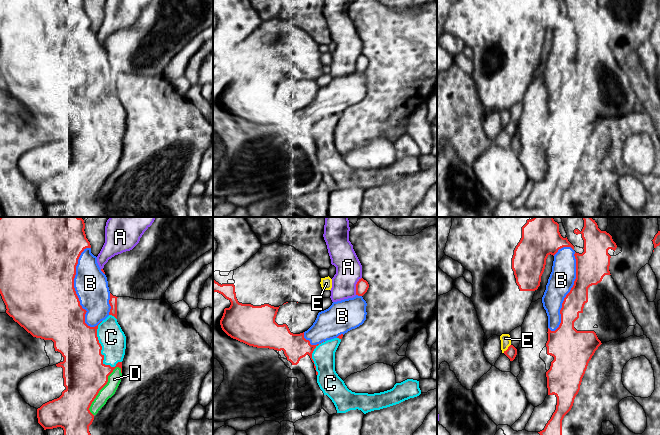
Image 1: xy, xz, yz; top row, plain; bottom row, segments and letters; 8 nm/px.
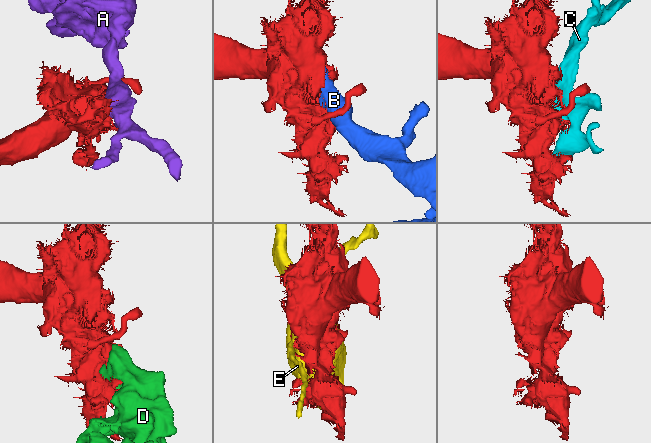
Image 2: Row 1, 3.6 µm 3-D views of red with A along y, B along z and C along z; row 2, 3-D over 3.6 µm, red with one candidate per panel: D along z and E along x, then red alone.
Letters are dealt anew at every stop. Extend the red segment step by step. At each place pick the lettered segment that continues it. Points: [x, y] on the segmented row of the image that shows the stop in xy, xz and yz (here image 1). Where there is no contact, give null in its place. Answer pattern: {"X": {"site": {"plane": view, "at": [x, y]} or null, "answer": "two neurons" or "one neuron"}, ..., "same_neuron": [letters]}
{"A": {"site": {"plane": "xz", "at": [356, 286]}, "answer": "two neurons"}, "B": {"site": {"plane": "xy", "at": [74, 288]}, "answer": "one neuron"}, "C": {"site": {"plane": "xy", "at": [101, 347]}, "answer": "two neurons"}, "D": {"site": {"plane": "xy", "at": [101, 388]}, "answer": "two neurons"}, "E": {"site": {"plane": "yz", "at": [508, 348]}, "answer": "two neurons"}, "same_neuron": ["B"]}

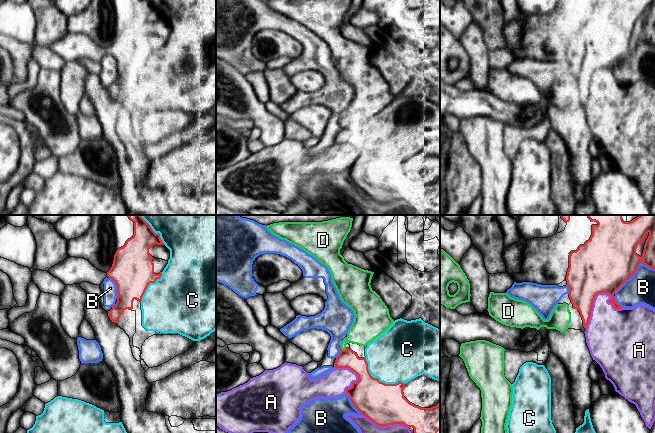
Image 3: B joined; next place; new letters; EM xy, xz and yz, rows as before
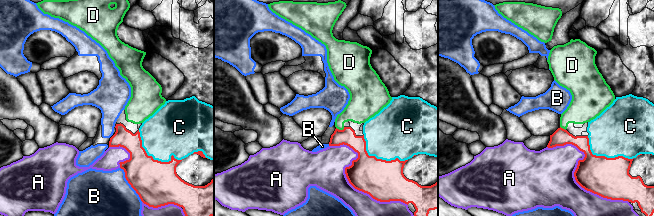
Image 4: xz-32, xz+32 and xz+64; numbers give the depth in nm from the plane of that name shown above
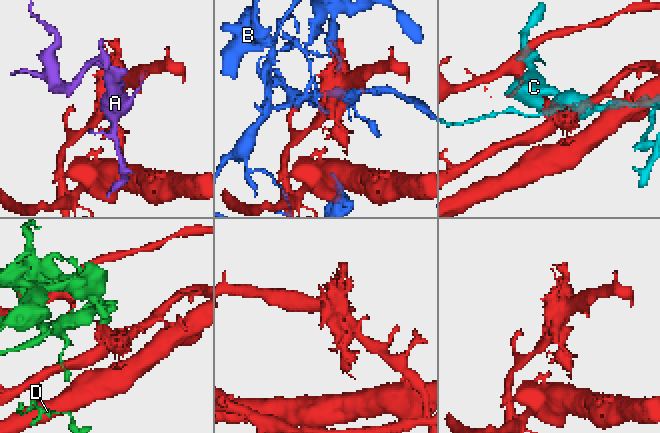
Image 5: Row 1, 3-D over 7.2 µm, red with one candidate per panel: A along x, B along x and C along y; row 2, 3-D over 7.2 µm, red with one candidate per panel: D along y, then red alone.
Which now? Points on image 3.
{"A": {"site": {"plane": "yz", "at": [597, 293]}, "answer": "two neurons"}, "B": {"site": {"plane": "yz", "at": [635, 271]}, "answer": "two neurons"}, "C": {"site": {"plane": "xz", "at": [379, 381]}, "answer": "two neurons"}, "D": {"site": {"plane": "xz", "at": [343, 350]}, "answer": "two neurons"}, "same_neuron": []}

